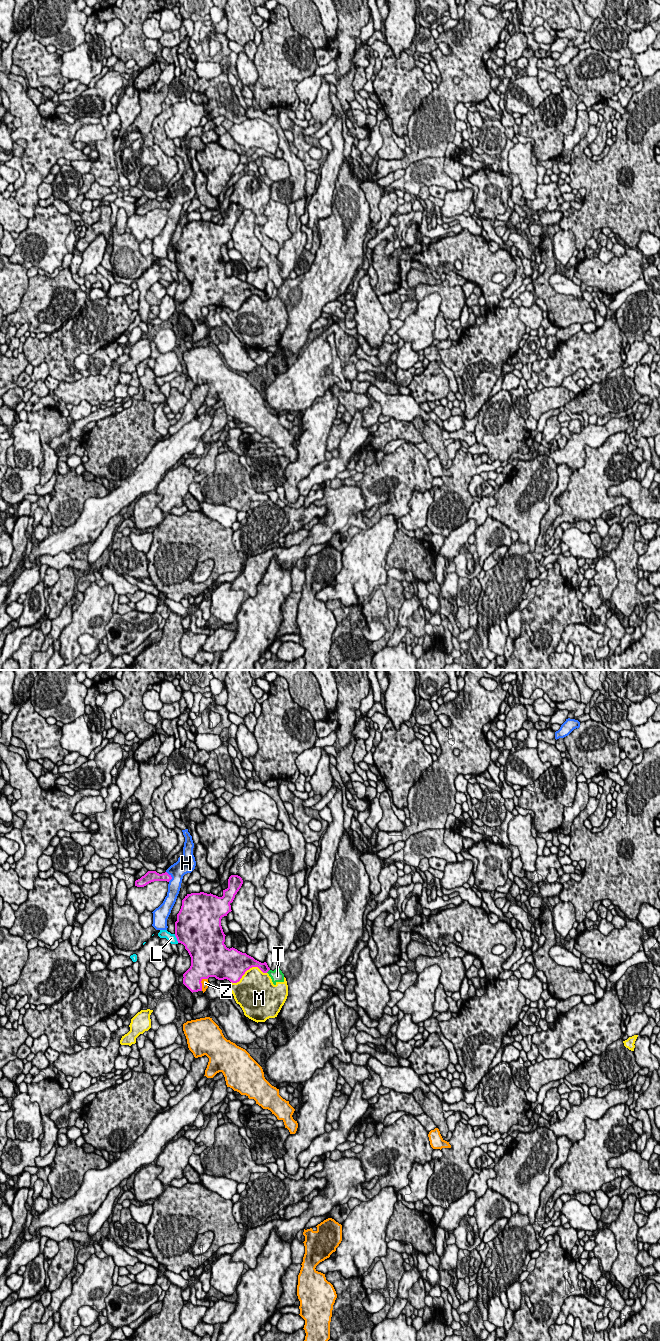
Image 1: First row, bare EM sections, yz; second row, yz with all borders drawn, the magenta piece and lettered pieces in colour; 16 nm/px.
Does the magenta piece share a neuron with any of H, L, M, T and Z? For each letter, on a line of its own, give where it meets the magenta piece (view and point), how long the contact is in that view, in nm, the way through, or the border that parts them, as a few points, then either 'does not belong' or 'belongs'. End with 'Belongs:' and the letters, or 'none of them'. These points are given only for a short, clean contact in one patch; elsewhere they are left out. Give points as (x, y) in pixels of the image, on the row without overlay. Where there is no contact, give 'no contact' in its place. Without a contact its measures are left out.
H: contact yz (170, 204); length 180 nm; does not belong
L: contact yz (176, 265); length 160 nm; does not belong
M: contact yz (247, 297); length 600 nm; does not belong
T: contact yz (267, 299); length 80 nm; border yz (269, 297), (266, 300); does not belong
Z: contact yz (201, 311); length 240 nm; does not belong
Belongs: none of them

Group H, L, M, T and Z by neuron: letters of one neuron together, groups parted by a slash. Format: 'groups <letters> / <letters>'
groups H / L / M T / Z

